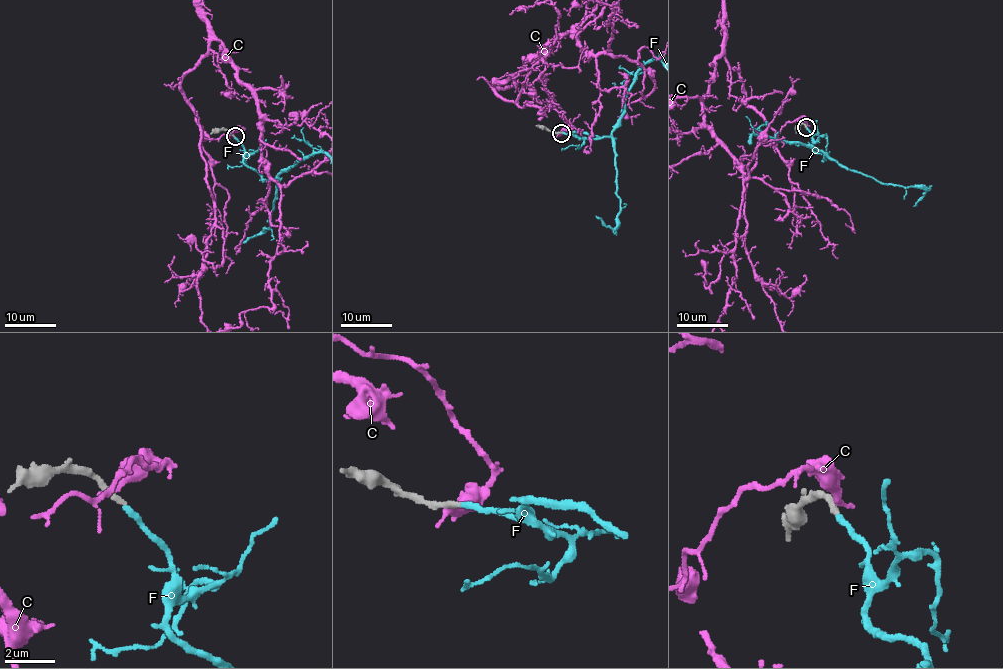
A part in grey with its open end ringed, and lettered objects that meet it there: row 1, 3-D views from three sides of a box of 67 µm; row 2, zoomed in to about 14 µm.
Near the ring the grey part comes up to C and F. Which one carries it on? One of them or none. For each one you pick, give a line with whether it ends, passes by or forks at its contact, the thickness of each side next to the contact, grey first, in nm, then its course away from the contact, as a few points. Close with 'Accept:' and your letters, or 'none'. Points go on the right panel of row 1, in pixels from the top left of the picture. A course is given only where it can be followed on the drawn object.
F: It ends there. Thickness 240 nm (grey) against 240 nm
Accept: F

